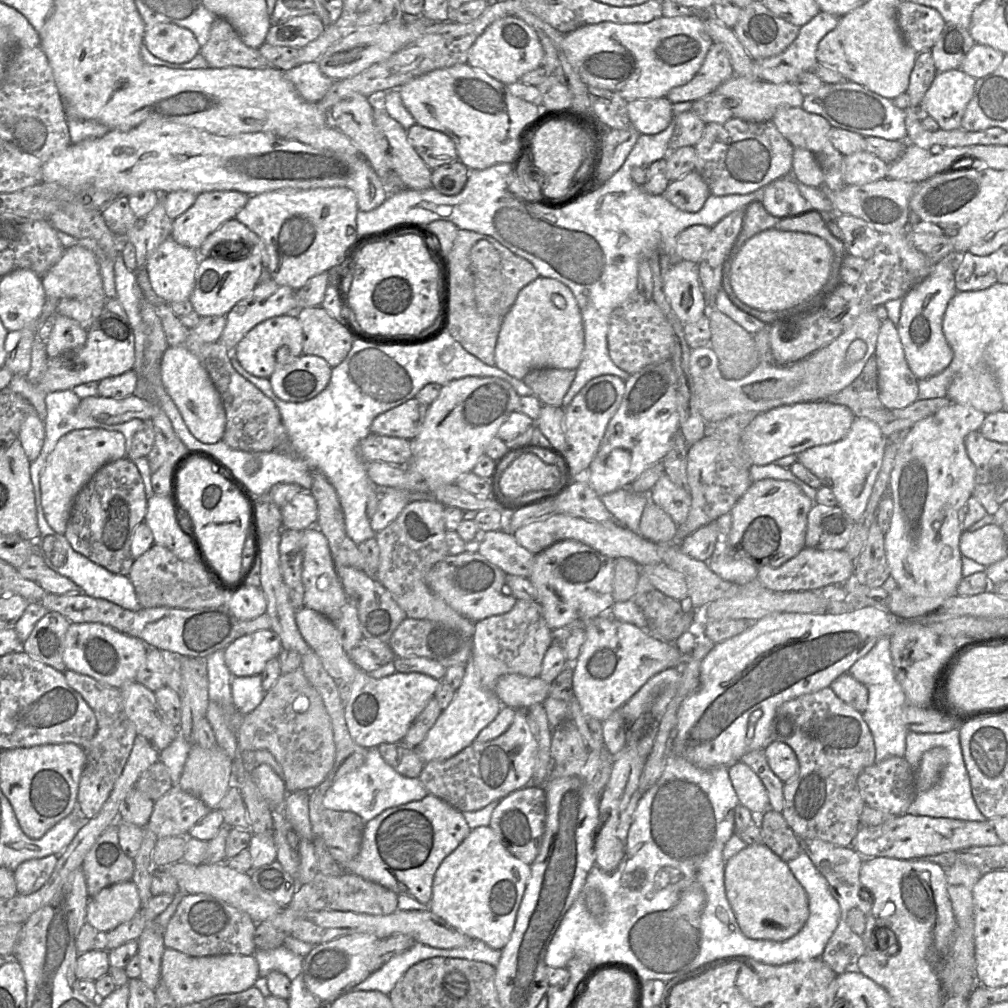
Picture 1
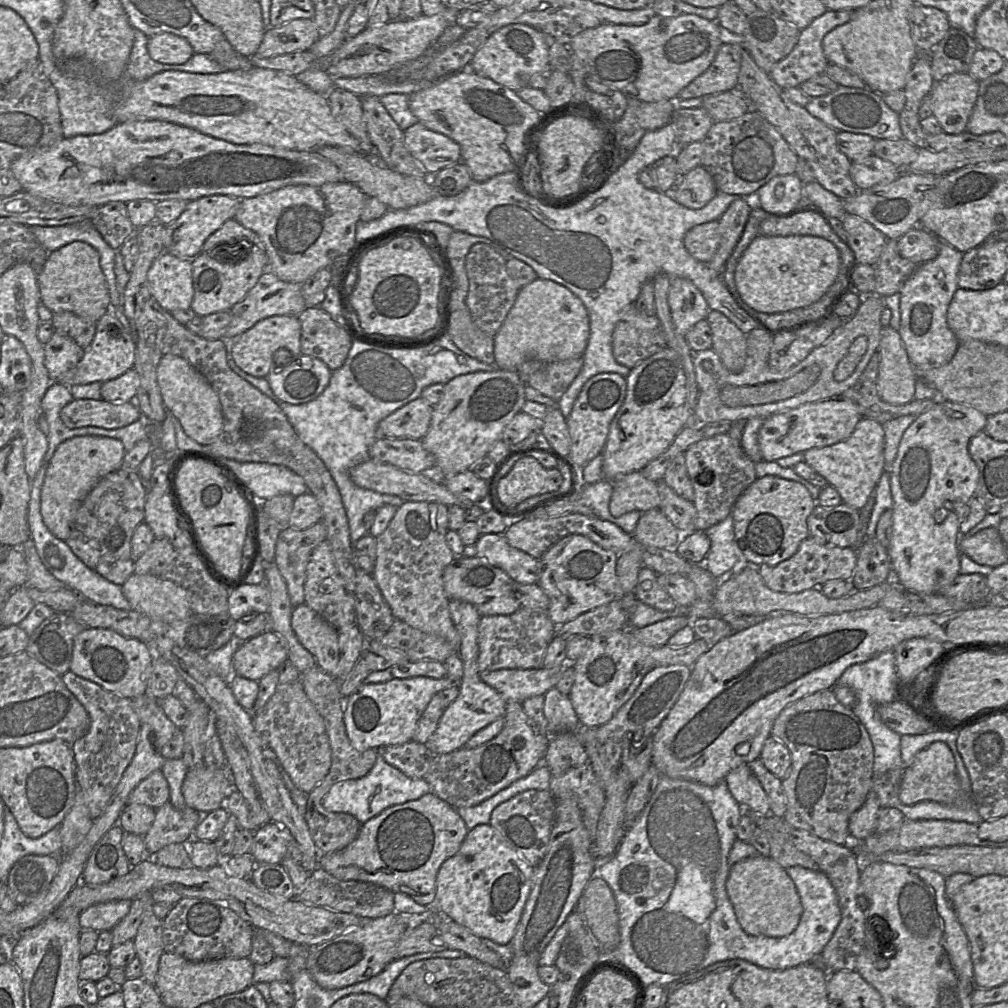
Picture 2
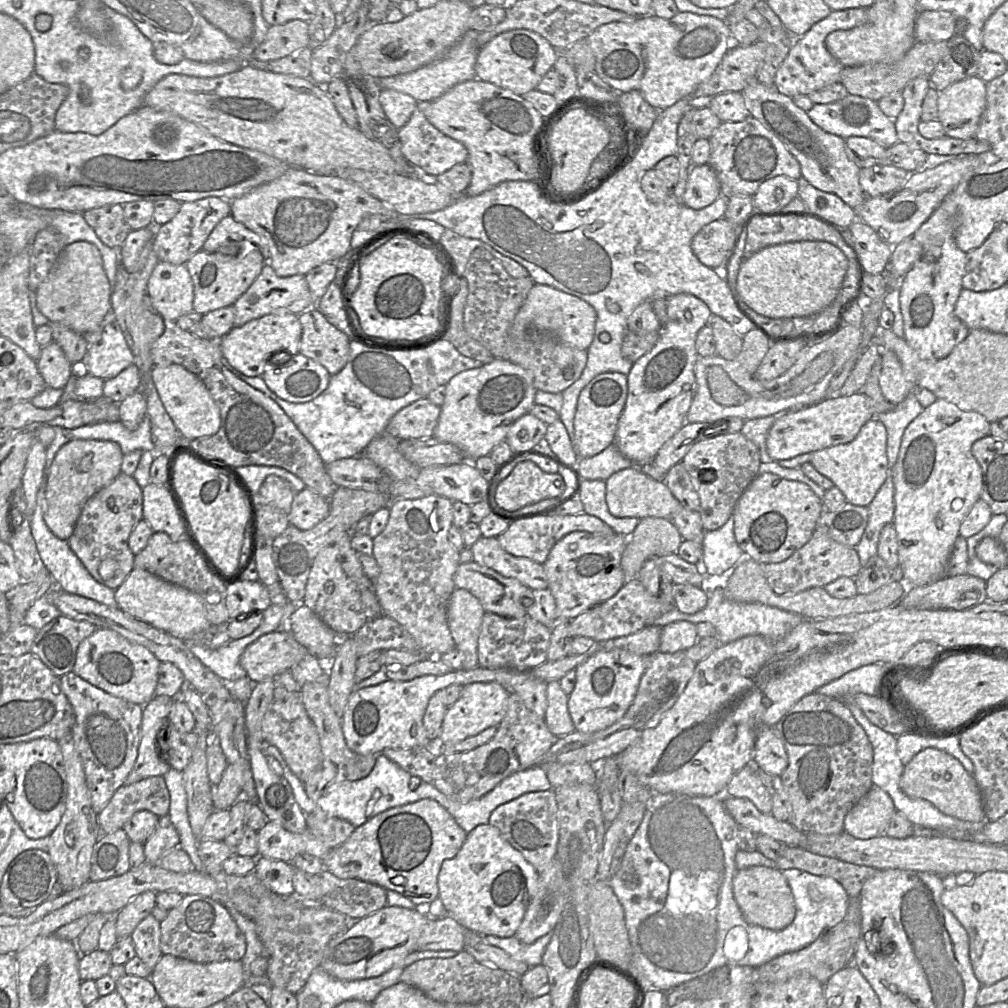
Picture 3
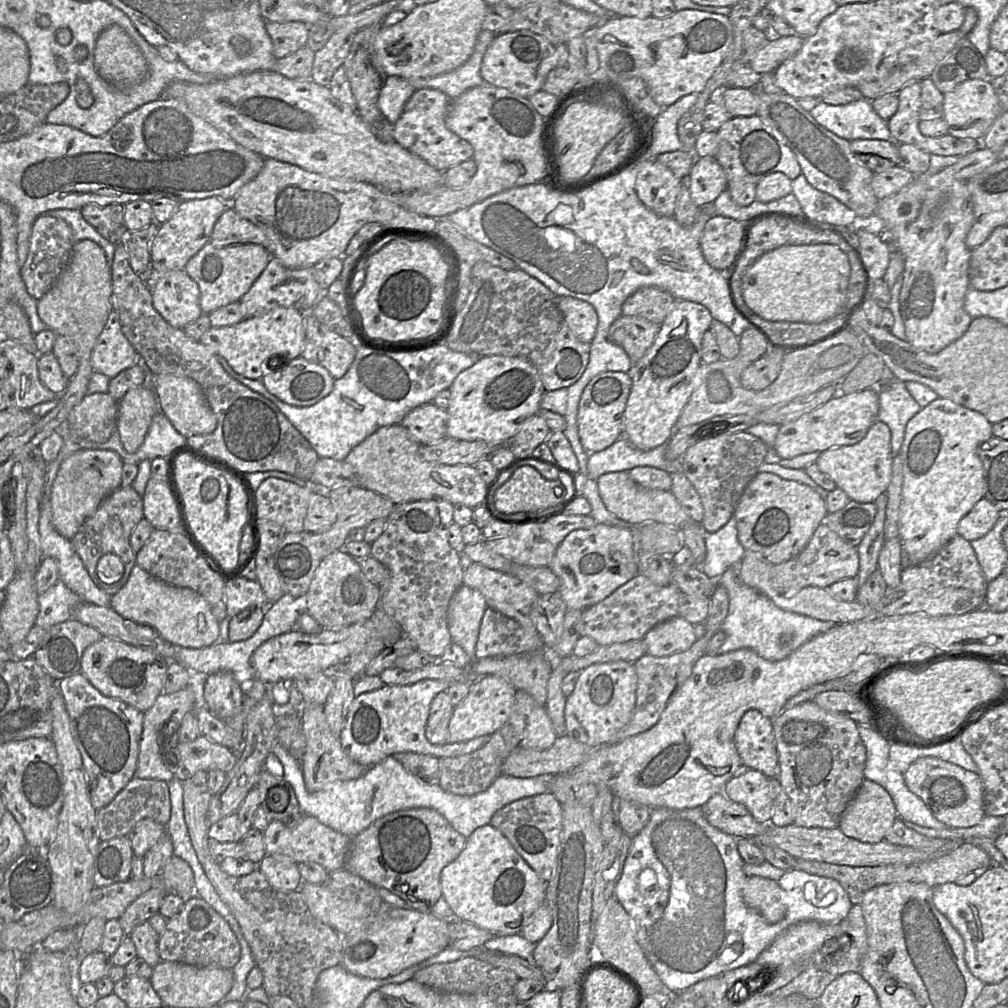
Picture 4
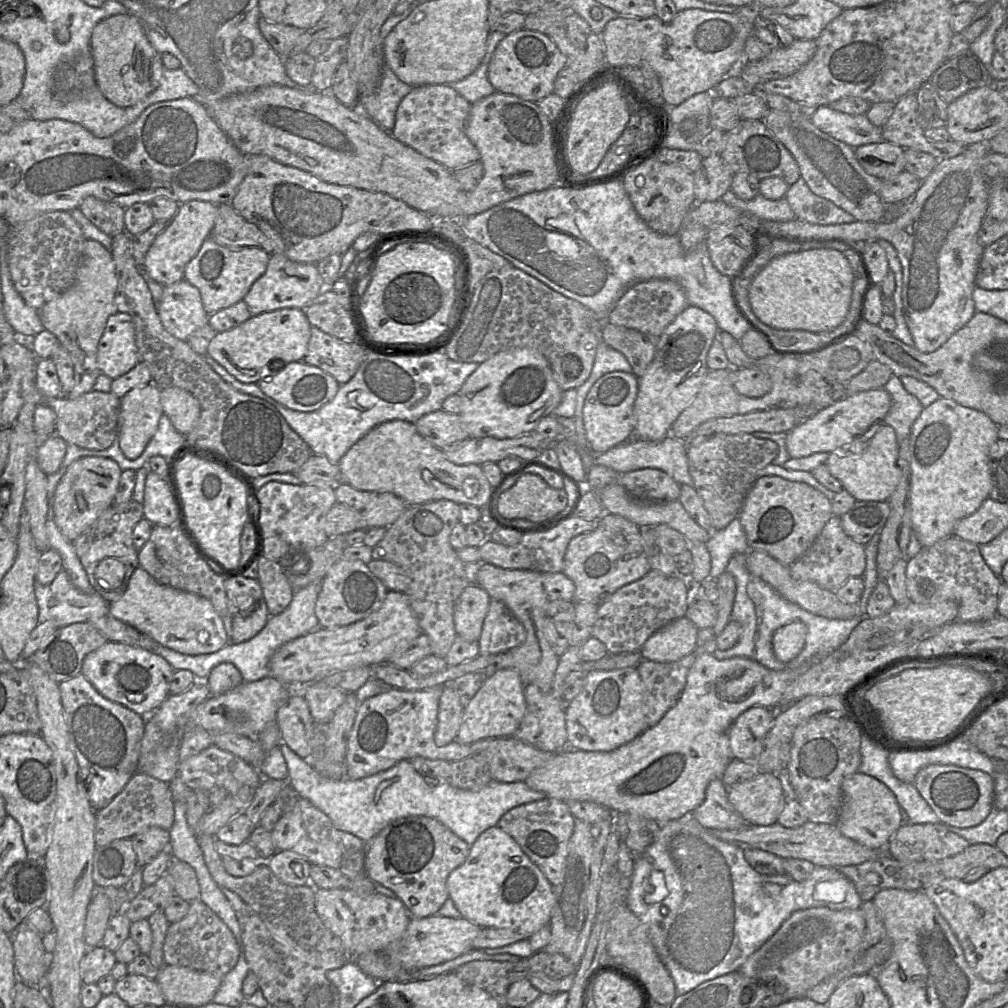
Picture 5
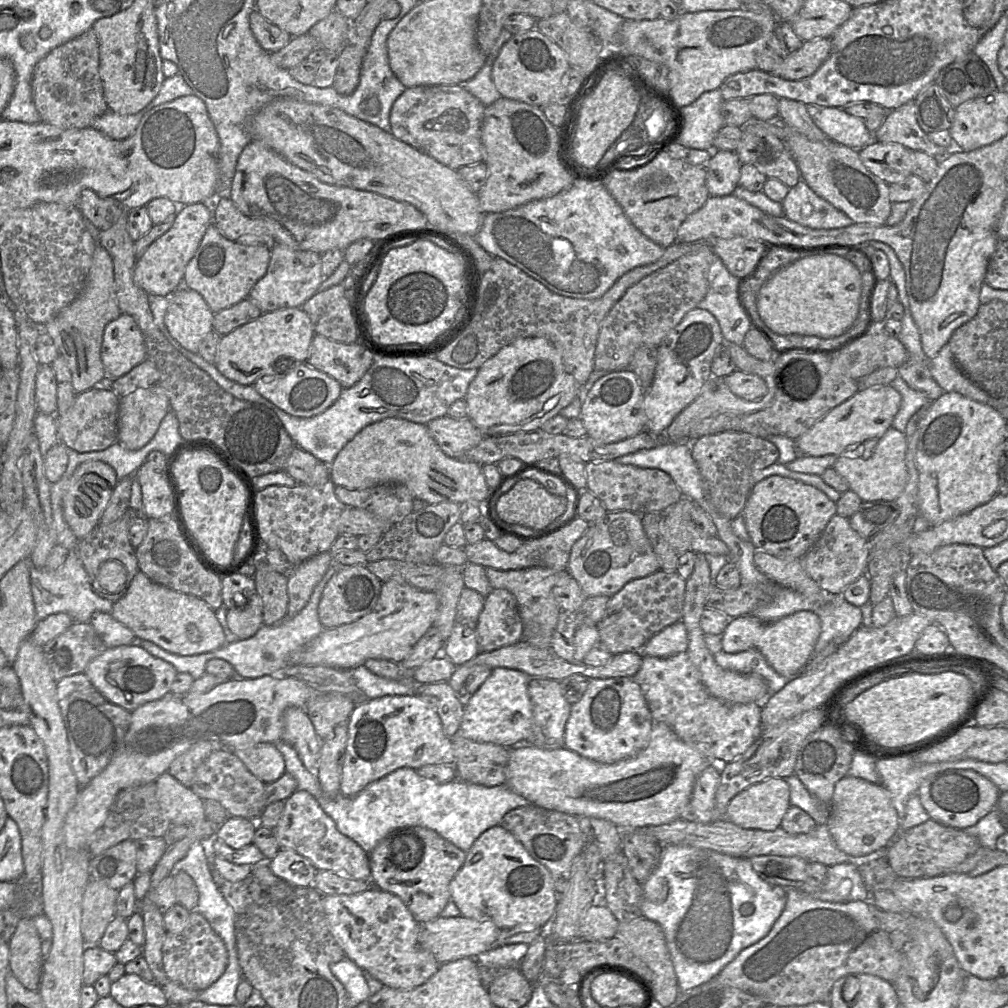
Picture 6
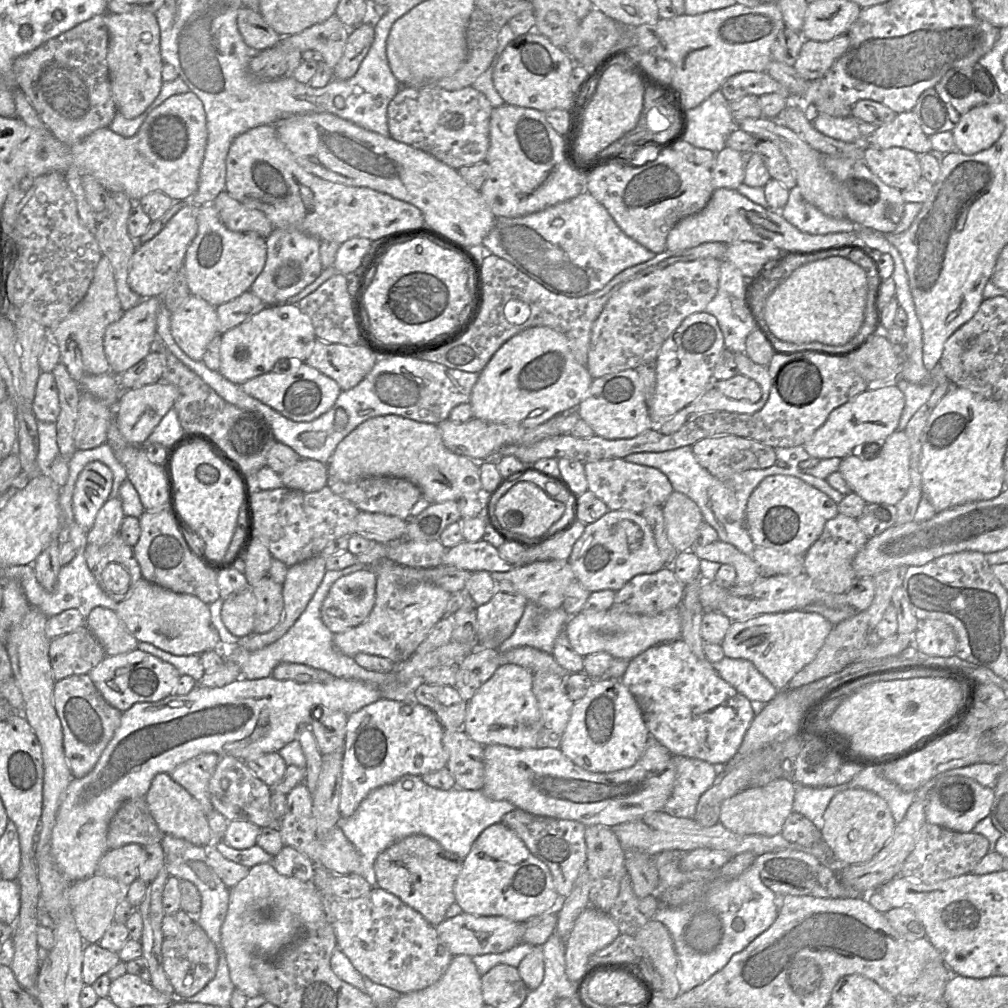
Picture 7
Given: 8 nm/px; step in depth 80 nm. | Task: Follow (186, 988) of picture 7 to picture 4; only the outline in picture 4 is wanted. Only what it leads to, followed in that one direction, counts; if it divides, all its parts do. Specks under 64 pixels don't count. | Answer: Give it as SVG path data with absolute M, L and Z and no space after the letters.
M196 894L186 897L182 909L168 919L158 940L160 961L171 961L197 967L232 969L241 956L241 946L229 924L205 900Z

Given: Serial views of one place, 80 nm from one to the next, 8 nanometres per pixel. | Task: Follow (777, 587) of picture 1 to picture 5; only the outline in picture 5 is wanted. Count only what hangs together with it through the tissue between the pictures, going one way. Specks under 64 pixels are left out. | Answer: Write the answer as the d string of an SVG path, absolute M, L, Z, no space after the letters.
M832 516L813 542L811 547L790 566L795 580L811 581L821 588L836 592L849 578L862 577L866 569L865 545L849 537L838 516Z

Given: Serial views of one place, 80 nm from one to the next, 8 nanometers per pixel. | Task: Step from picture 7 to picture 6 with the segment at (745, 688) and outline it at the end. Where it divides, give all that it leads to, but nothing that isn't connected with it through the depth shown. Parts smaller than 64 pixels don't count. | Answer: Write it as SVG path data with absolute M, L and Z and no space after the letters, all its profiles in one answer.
M750 649L738 653L720 651L713 655L715 662L723 669L741 674L756 674L761 676L768 687L768 696L780 691L788 679L779 675L767 662L761 652Z

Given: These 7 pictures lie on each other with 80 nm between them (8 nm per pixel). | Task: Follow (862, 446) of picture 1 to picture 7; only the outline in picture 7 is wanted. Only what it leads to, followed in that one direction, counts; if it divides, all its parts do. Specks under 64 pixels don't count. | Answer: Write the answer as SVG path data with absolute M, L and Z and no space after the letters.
M896 430L888 436L884 443L878 442L873 447L873 459L863 459L857 454L851 454L842 459L838 472L846 480L852 492L859 495L867 504L896 505L906 494L910 483L910 441L905 431Z

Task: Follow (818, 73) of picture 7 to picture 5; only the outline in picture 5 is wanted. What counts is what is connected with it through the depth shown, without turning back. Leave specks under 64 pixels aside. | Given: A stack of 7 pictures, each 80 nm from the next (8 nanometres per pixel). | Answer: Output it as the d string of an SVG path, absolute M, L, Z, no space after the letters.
M795 39L790 46L772 48L763 59L749 62L742 70L741 77L753 86L789 77L801 69L815 52L815 40Z

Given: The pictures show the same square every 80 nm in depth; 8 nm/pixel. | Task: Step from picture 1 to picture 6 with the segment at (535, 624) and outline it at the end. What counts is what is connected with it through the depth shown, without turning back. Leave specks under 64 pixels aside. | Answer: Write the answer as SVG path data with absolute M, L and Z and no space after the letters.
M493 589L477 621L479 652L491 652L522 639L523 622L515 596L505 589Z

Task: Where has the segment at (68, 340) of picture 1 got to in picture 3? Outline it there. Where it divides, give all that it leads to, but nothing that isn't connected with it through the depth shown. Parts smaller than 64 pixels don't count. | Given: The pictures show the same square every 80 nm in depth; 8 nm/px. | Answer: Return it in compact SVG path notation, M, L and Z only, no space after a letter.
M54 341L42 348L37 363L45 384L54 389L64 389L80 368L72 366L61 347Z

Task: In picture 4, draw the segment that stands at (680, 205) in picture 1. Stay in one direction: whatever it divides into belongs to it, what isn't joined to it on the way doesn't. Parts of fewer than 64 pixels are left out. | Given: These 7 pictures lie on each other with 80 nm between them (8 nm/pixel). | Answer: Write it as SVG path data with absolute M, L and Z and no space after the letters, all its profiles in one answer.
M715 157L696 158L688 176L690 197L697 207L710 207L728 187L728 179Z

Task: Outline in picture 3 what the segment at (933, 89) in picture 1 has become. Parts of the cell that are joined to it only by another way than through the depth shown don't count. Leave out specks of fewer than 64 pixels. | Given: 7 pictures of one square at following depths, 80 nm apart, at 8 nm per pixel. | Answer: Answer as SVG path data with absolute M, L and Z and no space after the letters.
M977 76L953 83L938 94L938 120L949 137L976 138L985 108L986 83Z

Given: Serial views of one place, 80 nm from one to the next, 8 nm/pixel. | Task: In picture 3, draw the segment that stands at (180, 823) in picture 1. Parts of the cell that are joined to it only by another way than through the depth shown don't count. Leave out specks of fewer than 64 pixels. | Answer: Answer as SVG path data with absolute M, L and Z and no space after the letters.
M169 814L159 817L155 831L144 843L145 861L153 864L159 863L164 854L179 847L179 841L179 834Z

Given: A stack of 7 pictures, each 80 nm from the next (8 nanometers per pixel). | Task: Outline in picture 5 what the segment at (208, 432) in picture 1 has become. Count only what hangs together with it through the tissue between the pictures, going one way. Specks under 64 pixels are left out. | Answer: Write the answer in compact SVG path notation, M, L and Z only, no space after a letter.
M178 387L160 388L164 415L167 415L178 432L187 435L200 418L201 409L198 400L190 392Z

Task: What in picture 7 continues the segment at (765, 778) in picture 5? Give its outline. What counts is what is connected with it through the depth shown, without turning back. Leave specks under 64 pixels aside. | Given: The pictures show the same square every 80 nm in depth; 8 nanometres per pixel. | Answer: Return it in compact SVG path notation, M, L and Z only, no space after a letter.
M775 779L760 787L750 787L726 799L720 810L719 822L740 835L775 836L780 834L793 811L795 784L789 779Z

